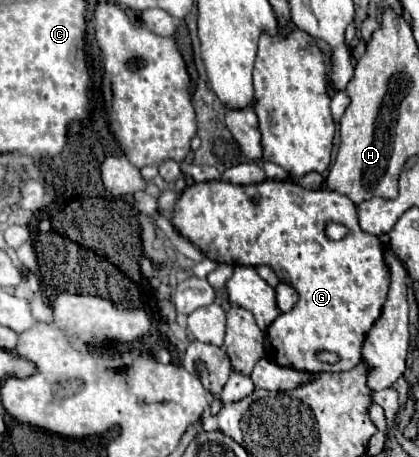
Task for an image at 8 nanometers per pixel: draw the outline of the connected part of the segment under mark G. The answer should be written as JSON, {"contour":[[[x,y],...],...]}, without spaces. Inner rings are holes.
{"contour":[[[271,179],[257,185],[233,185],[229,181],[207,181],[187,185],[173,207],[171,225],[195,247],[199,247],[205,257],[227,263],[227,265],[269,265],[275,269],[283,283],[289,283],[299,293],[299,303],[289,311],[281,313],[267,329],[265,351],[267,359],[281,367],[291,367],[299,371],[343,371],[353,369],[361,359],[361,343],[373,321],[381,315],[381,307],[389,291],[389,269],[381,243],[375,235],[363,233],[357,223],[357,207],[341,193],[329,189],[307,191],[297,183],[271,183]],[[259,195],[261,201],[253,203],[251,197]],[[337,221],[349,229],[349,235],[341,241],[329,241],[325,237],[325,223]],[[317,349],[335,351],[339,363],[327,365],[315,357]]]}

